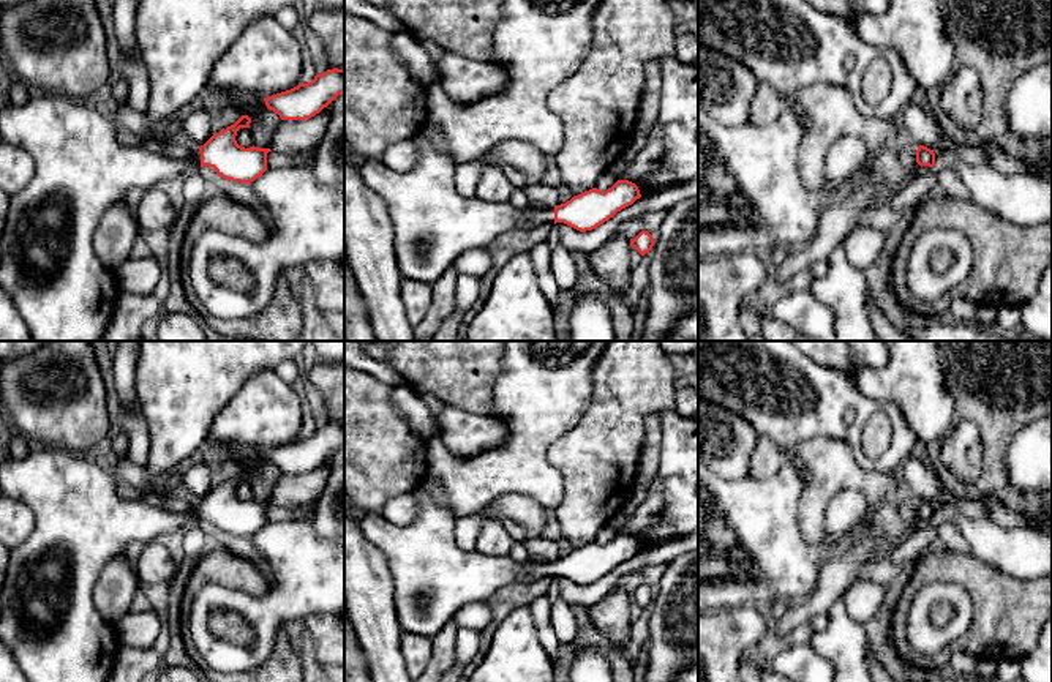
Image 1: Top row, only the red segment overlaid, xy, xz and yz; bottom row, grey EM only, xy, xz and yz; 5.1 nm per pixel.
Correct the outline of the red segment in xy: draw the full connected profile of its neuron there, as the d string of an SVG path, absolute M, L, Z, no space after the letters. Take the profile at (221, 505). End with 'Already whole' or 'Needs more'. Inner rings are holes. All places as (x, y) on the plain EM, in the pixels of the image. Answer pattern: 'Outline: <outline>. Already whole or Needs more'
Outline: M32 445L25 456L8 456L0 466L0 494L24 502L35 513L30 537L9 549L6 579L0 592L0 639L11 649L27 682L109 682L120 649L115 627L95 608L95 586L104 565L123 554L131 543L148 543L163 534L177 532L194 521L213 521L226 534L251 537L267 524L270 502L237 497L240 482L250 482L251 472L242 469L234 478L213 488L204 499L194 500L183 513L148 505L142 497L123 499L117 493L117 478L90 455L57 452Z. Needs more

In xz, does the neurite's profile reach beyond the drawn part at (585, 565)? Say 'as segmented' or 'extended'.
extended

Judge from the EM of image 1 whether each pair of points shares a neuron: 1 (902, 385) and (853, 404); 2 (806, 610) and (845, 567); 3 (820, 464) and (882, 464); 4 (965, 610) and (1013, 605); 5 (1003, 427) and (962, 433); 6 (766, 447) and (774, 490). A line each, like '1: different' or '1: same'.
1: different
2: same
3: different
4: different
5: different
6: different

